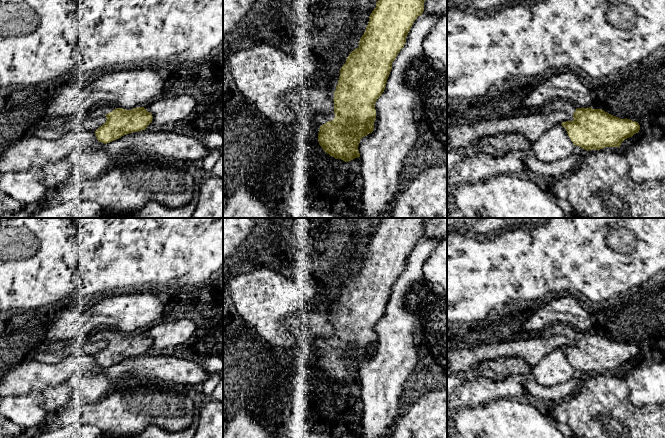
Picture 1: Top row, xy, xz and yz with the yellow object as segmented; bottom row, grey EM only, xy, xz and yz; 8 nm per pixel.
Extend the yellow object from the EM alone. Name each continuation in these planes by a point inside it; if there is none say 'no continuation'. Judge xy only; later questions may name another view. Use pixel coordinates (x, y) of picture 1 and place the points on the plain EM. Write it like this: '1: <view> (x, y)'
1: xy (102, 334)

